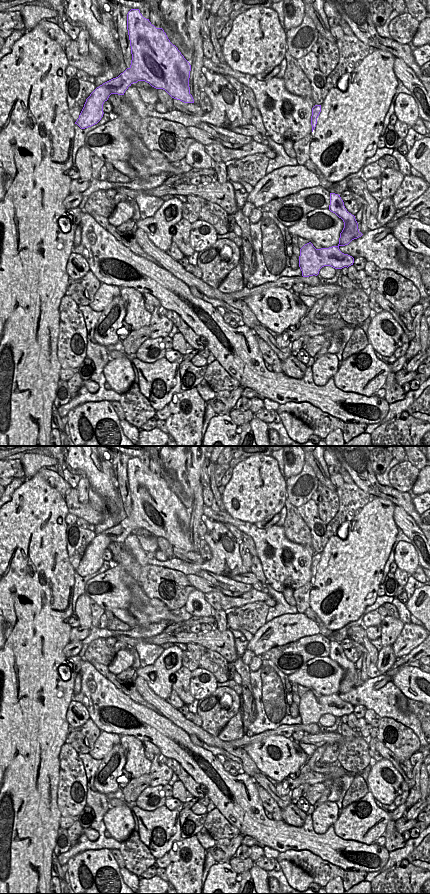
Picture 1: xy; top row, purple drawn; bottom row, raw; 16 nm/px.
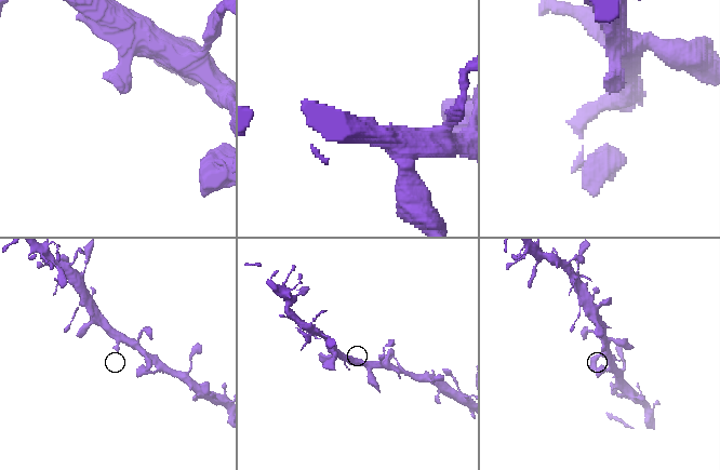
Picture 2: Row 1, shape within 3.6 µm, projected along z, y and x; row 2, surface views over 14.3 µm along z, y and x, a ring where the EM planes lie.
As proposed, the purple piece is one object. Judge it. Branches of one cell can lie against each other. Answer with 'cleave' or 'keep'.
keep

